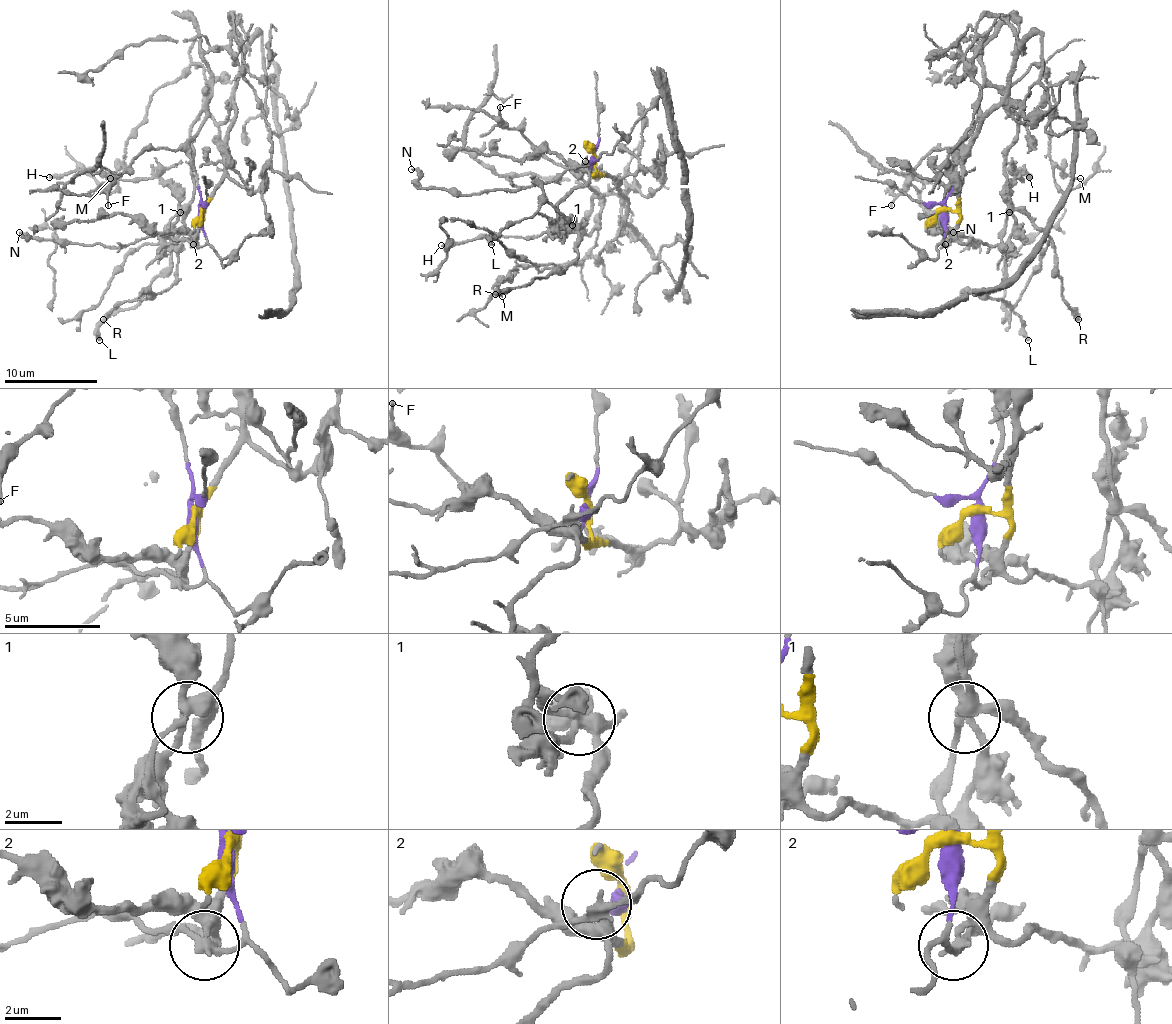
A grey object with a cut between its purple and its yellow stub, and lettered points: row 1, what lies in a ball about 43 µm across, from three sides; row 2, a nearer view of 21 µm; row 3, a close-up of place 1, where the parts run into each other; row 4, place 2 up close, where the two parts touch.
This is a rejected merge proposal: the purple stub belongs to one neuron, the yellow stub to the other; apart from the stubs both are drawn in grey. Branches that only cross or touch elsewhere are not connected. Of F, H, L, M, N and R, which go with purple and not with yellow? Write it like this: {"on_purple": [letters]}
{"on_purple": ["F", "H", "L", "M", "N", "R"]}

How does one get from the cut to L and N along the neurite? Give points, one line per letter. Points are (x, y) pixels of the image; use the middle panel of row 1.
L: (592, 160), (580, 176), (604, 197), (585, 234), (583, 220), (562, 220), (545, 202), (492, 244)
N: (592, 160), (599, 160), (569, 167), (550, 181), (452, 195), (441, 188), (422, 188), (418, 172), (411, 169)

